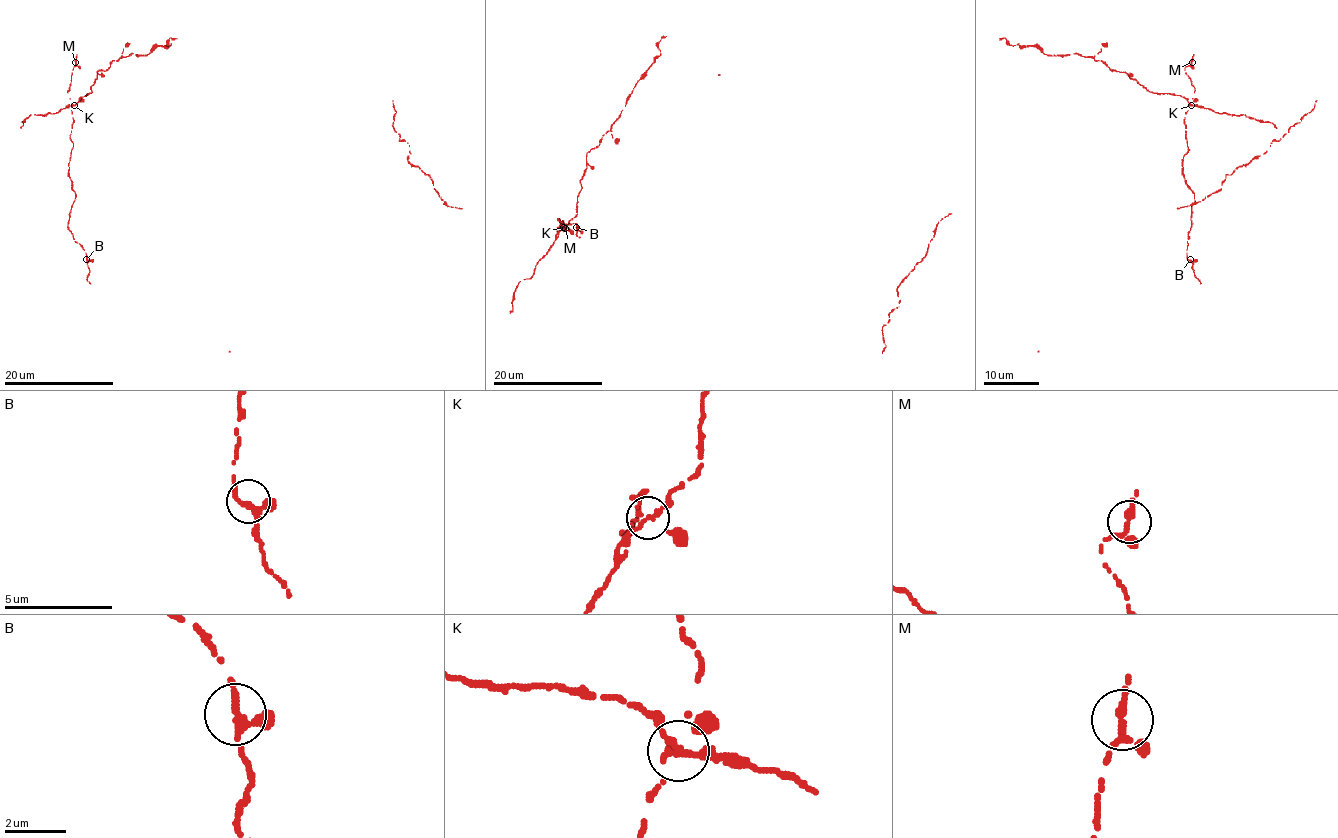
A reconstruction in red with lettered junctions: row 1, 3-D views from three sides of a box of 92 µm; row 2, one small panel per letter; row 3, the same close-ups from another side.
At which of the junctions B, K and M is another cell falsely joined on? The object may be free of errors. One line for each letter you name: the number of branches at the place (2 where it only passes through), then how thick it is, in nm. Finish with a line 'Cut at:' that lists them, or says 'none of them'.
K: 3 | 220 nm
Cut at: K

